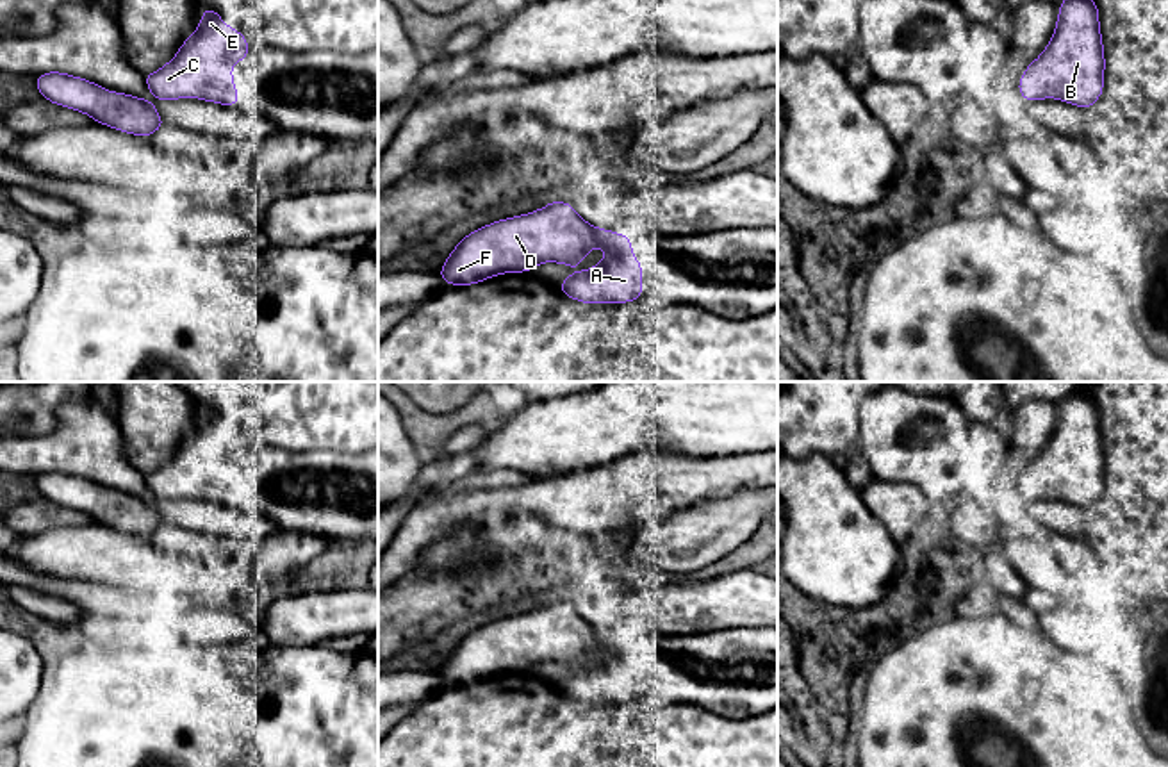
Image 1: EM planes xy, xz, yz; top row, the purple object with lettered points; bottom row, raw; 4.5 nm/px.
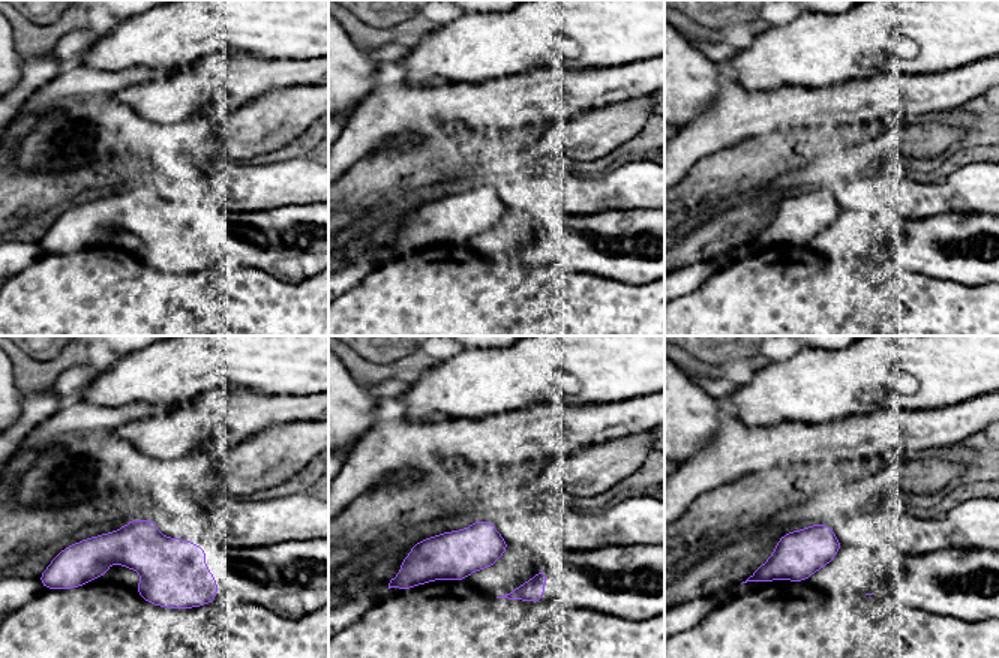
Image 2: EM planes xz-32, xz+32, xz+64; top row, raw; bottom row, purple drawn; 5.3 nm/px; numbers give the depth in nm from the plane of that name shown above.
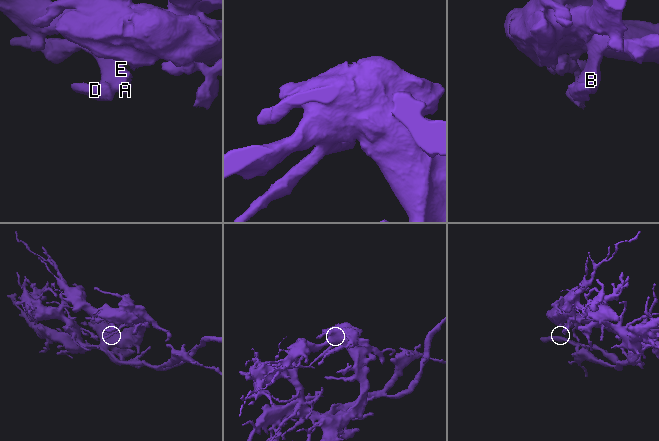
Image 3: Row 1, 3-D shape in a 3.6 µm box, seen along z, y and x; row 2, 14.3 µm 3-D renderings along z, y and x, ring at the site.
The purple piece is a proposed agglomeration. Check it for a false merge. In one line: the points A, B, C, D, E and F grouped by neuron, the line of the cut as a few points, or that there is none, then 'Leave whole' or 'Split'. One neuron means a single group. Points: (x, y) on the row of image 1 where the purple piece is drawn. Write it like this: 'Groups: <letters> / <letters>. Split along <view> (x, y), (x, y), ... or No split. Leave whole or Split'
Groups: A B C D E F. No split. Leave whole

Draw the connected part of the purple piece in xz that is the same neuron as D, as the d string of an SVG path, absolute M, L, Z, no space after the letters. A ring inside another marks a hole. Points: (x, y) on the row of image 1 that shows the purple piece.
M549 202L546 207L494 221L467 234L437 273L448 285L473 285L503 273L533 271L542 262L569 264L572 275L560 282L560 293L581 303L628 303L642 296L642 264L631 252L631 237L603 230L581 219L569 202ZM594 246L601 246L605 259L583 271L574 266L588 257Z

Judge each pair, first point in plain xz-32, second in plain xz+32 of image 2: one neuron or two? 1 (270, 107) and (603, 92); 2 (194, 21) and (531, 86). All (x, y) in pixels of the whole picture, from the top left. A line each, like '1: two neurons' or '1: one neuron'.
1: two neurons
2: two neurons

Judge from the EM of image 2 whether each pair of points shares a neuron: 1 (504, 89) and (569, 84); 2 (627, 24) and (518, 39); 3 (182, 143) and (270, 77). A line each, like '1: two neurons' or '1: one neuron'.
1: one neuron
2: one neuron
3: two neurons

